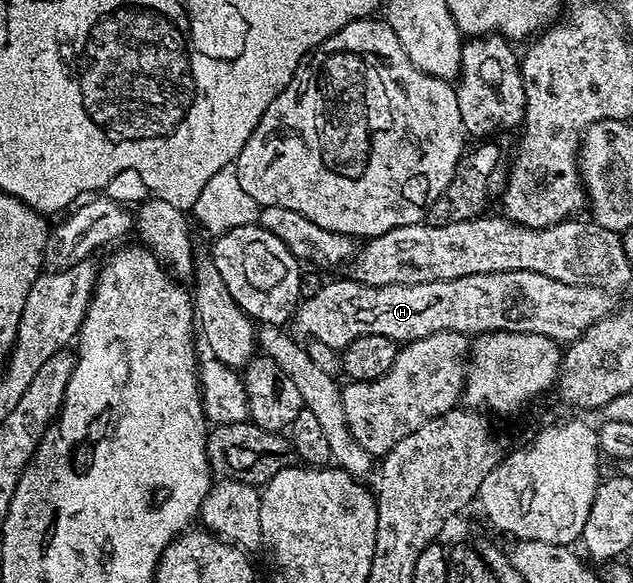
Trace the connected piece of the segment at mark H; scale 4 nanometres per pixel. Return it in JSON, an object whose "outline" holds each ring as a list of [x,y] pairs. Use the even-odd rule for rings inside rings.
{"outline":[[[507,270],[506,272],[486,272],[474,276],[462,276],[454,280],[438,280],[422,284],[390,284],[389,286],[367,286],[361,282],[328,282],[321,290],[305,297],[296,307],[294,327],[297,335],[305,334],[305,339],[322,341],[330,348],[343,351],[354,339],[367,334],[386,336],[397,344],[407,344],[437,334],[443,330],[453,330],[459,334],[479,336],[493,334],[496,330],[518,332],[519,334],[541,334],[554,338],[561,344],[571,344],[585,330],[613,313],[613,295],[602,288],[562,284],[562,280],[550,280],[542,272]]]}

